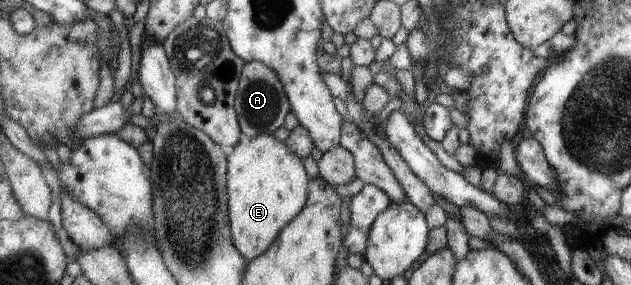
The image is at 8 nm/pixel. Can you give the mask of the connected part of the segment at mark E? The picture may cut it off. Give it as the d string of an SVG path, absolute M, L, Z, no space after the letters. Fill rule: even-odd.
M269 134L254 135L244 143L236 142L229 154L226 172L228 173L226 192L229 195L230 232L234 232L234 244L238 244L238 252L241 252L246 260L256 259L276 239L278 231L304 207L306 200L304 188L309 180L304 174L298 155L290 152L283 142L276 142Z

